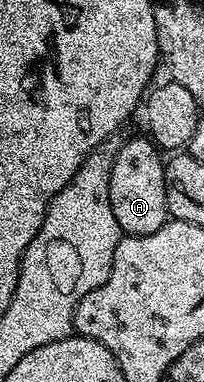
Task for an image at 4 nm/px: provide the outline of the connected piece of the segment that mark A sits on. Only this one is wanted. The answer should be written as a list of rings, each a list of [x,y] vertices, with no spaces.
[[[141,137],[130,138],[119,145],[110,173],[112,216],[116,216],[116,224],[126,236],[151,234],[168,221],[164,158],[149,137]]]

